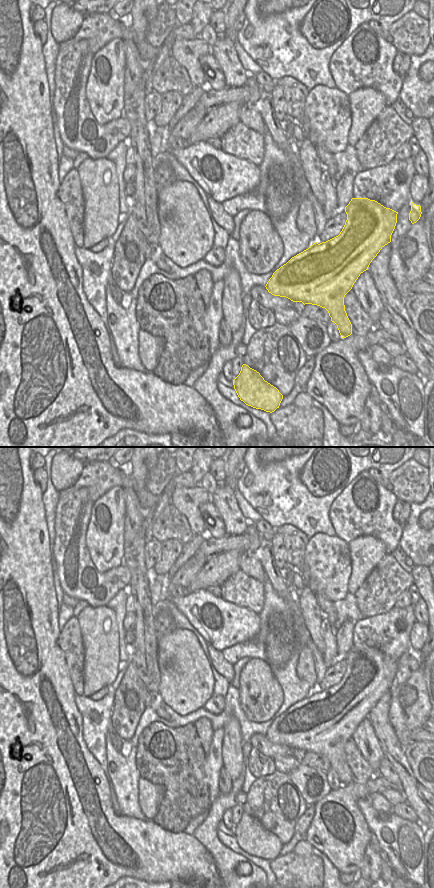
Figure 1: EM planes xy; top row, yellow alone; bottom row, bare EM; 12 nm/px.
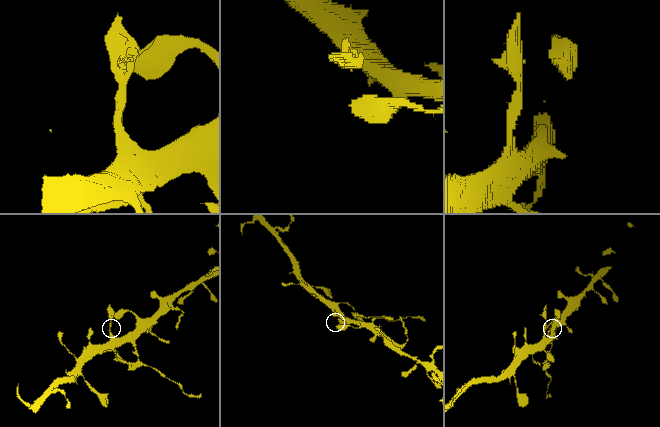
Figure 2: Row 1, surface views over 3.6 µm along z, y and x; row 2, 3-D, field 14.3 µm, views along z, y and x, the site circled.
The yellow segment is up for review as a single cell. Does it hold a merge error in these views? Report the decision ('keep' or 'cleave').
cleave

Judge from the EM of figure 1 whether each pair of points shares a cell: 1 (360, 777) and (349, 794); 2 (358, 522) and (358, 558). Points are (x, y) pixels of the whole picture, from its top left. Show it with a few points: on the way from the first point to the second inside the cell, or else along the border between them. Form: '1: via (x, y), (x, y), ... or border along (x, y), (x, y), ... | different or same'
1: border along (369, 778), (363, 783), (352, 782) | different
2: border along (381, 541), (373, 536), (358, 536), (348, 543) | different

